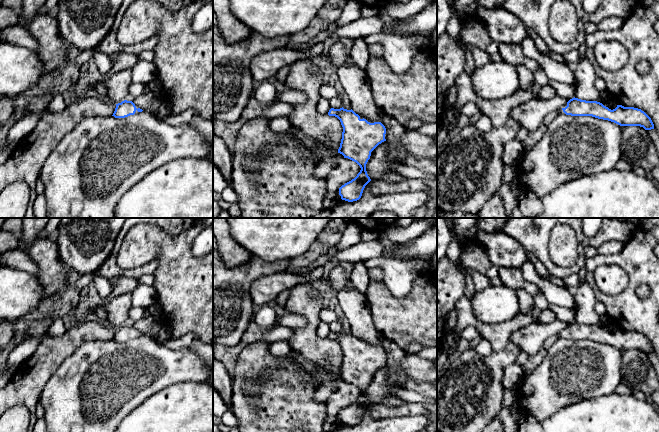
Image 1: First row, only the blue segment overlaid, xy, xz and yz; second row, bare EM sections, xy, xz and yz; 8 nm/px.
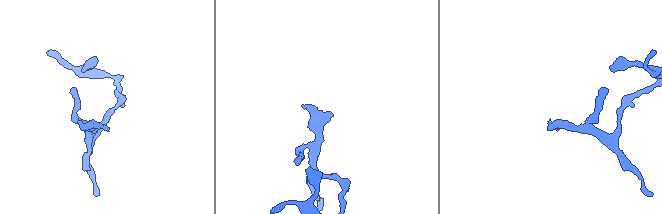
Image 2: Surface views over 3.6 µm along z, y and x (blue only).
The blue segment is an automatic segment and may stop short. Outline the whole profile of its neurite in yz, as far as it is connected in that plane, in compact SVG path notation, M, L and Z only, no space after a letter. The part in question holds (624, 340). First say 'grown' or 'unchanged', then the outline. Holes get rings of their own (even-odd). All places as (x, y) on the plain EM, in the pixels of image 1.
grown; M575 321L564 328L558 337L571 340L592 340L620 350L640 350L645 354L654 353L651 342L641 333L617 329L615 333L611 334L600 326Z

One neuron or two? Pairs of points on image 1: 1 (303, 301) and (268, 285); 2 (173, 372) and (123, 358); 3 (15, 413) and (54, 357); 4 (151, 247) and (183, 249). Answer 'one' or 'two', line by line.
1: two
2: one
3: two
4: one

